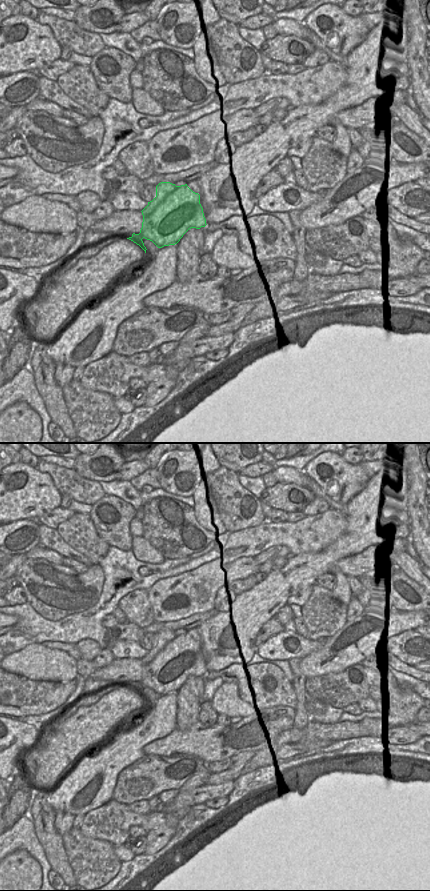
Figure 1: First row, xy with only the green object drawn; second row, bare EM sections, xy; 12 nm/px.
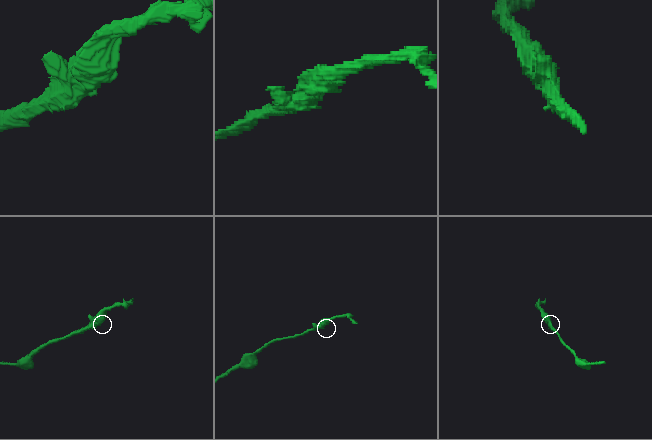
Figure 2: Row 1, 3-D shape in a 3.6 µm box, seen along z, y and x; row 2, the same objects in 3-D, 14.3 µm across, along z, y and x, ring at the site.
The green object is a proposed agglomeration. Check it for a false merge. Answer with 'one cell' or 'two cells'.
two cells

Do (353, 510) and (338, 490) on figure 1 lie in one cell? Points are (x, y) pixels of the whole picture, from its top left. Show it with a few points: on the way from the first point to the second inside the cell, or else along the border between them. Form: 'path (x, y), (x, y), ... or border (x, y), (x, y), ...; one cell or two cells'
border (364, 486), (347, 502), (346, 508), (343, 511); two cells

